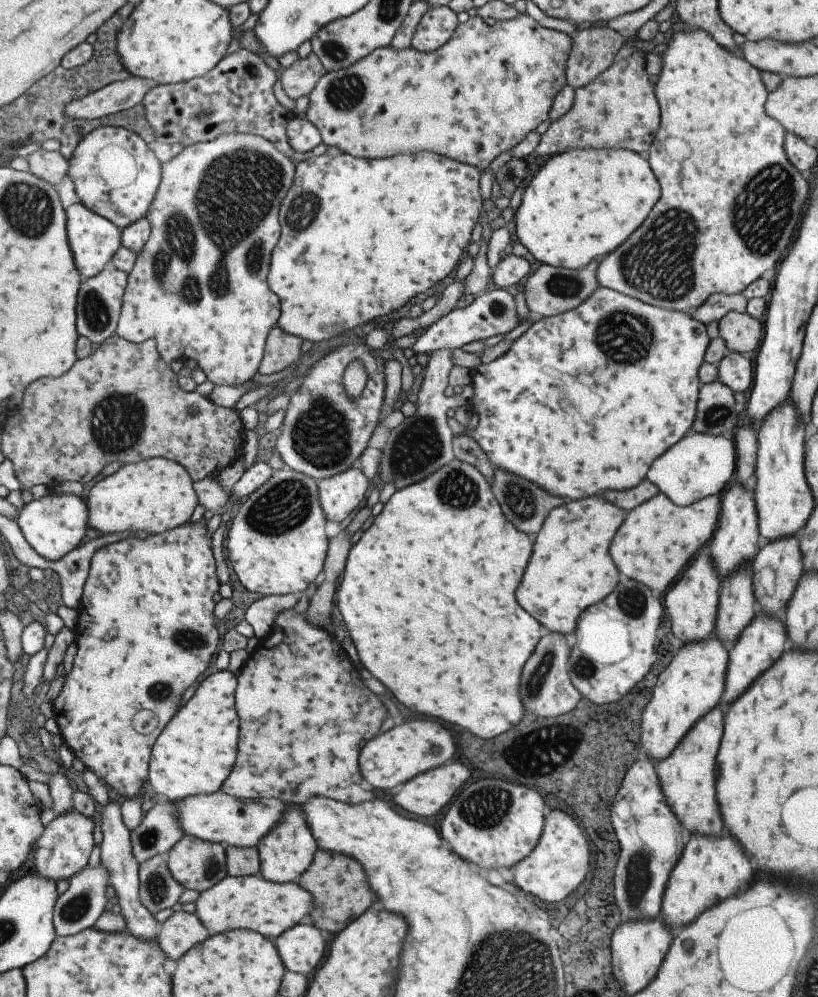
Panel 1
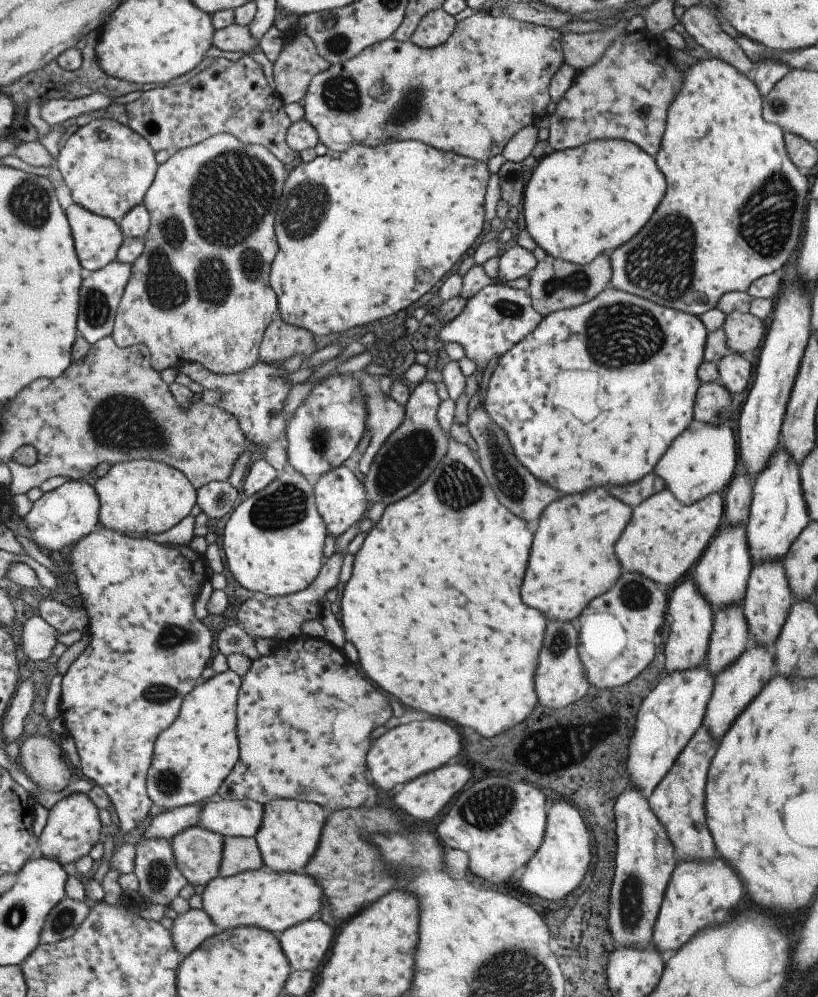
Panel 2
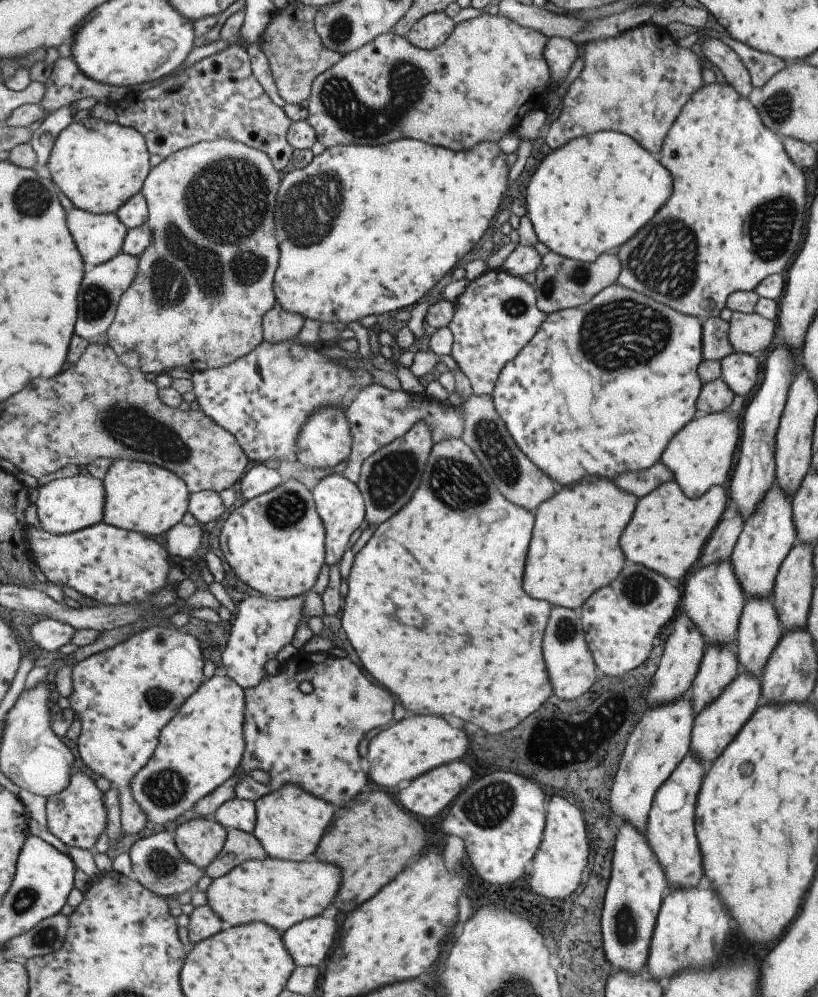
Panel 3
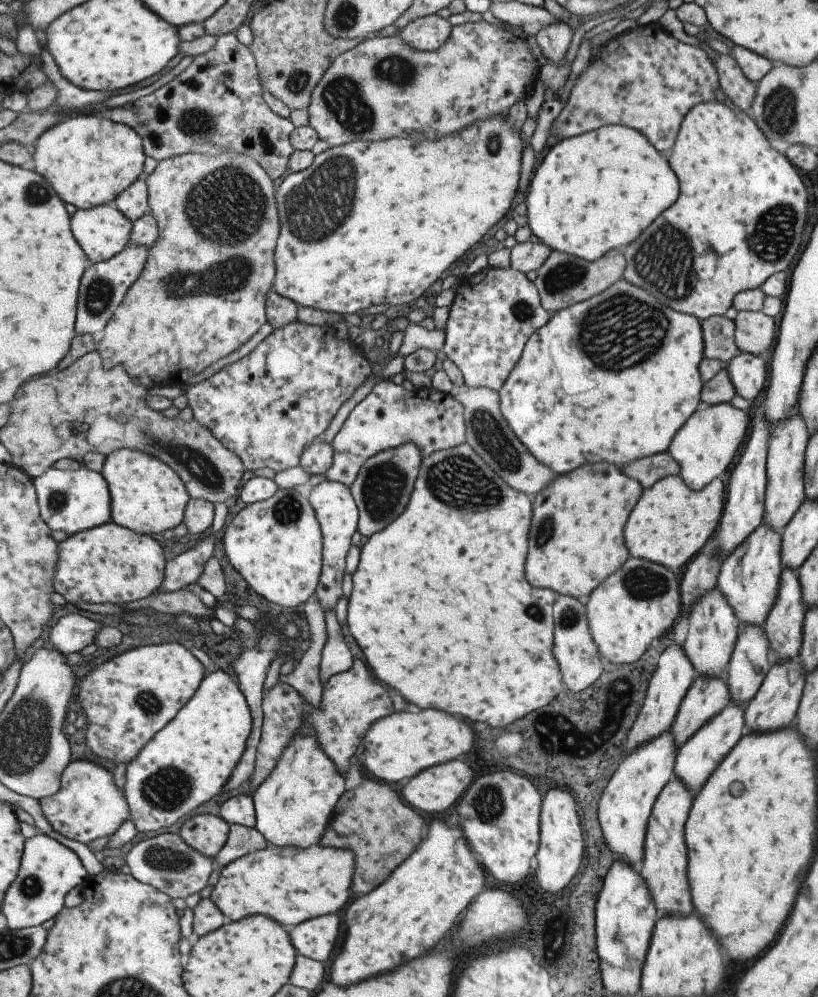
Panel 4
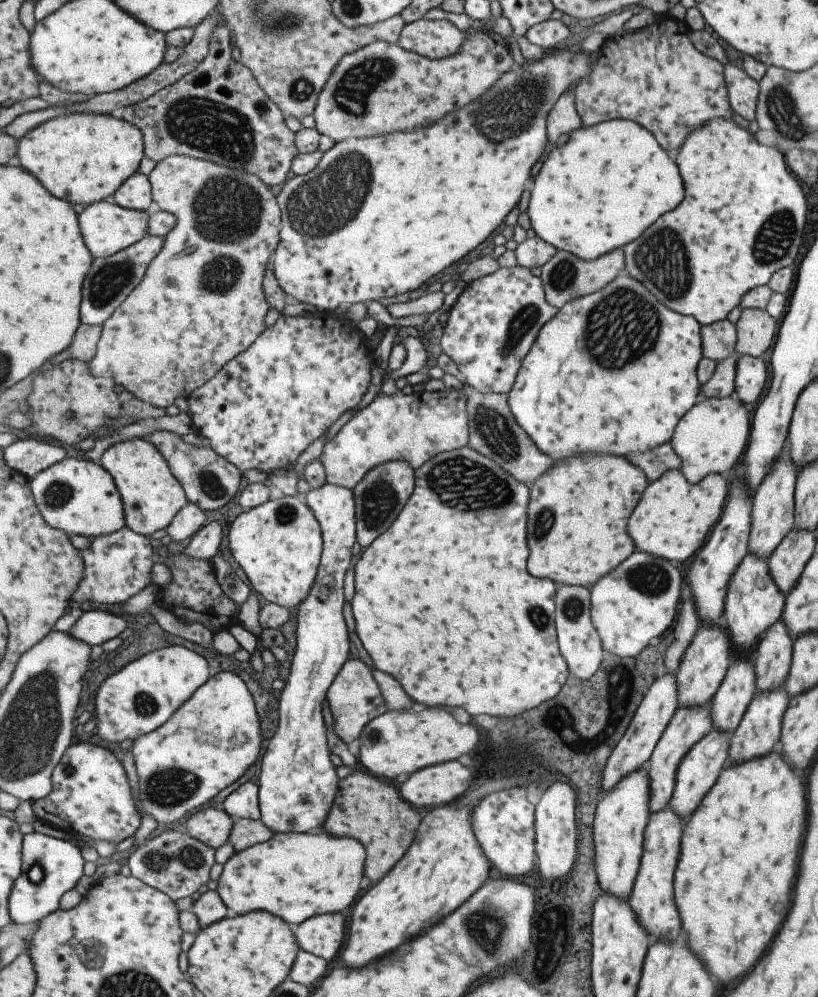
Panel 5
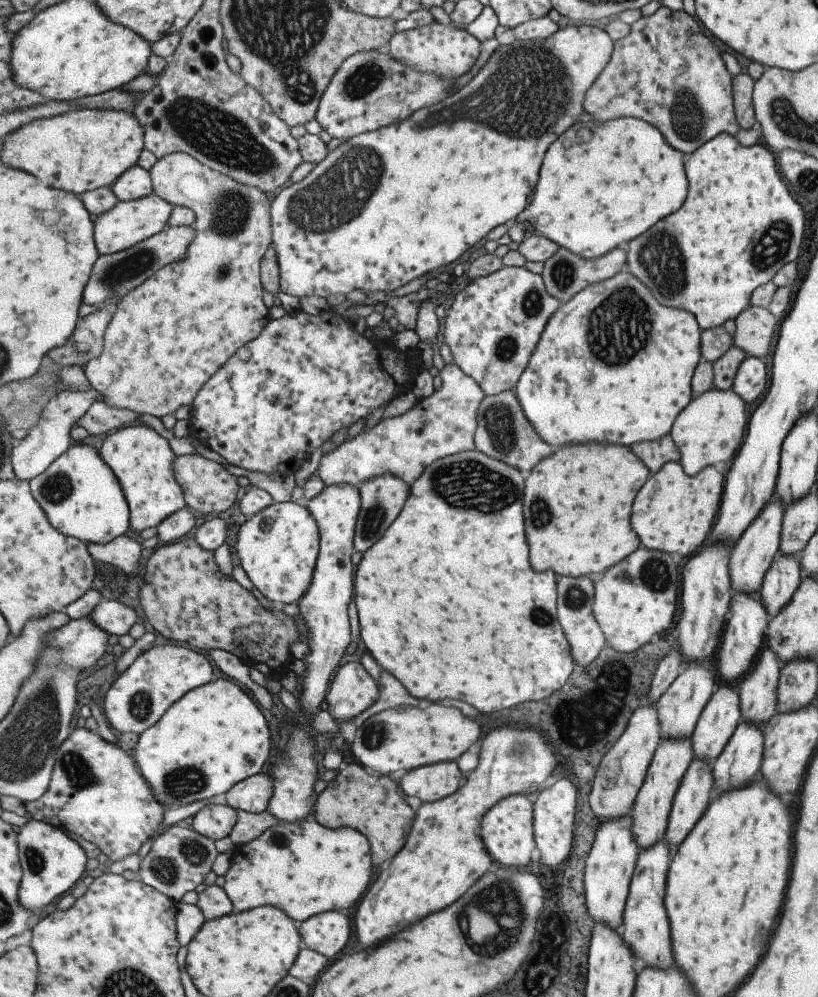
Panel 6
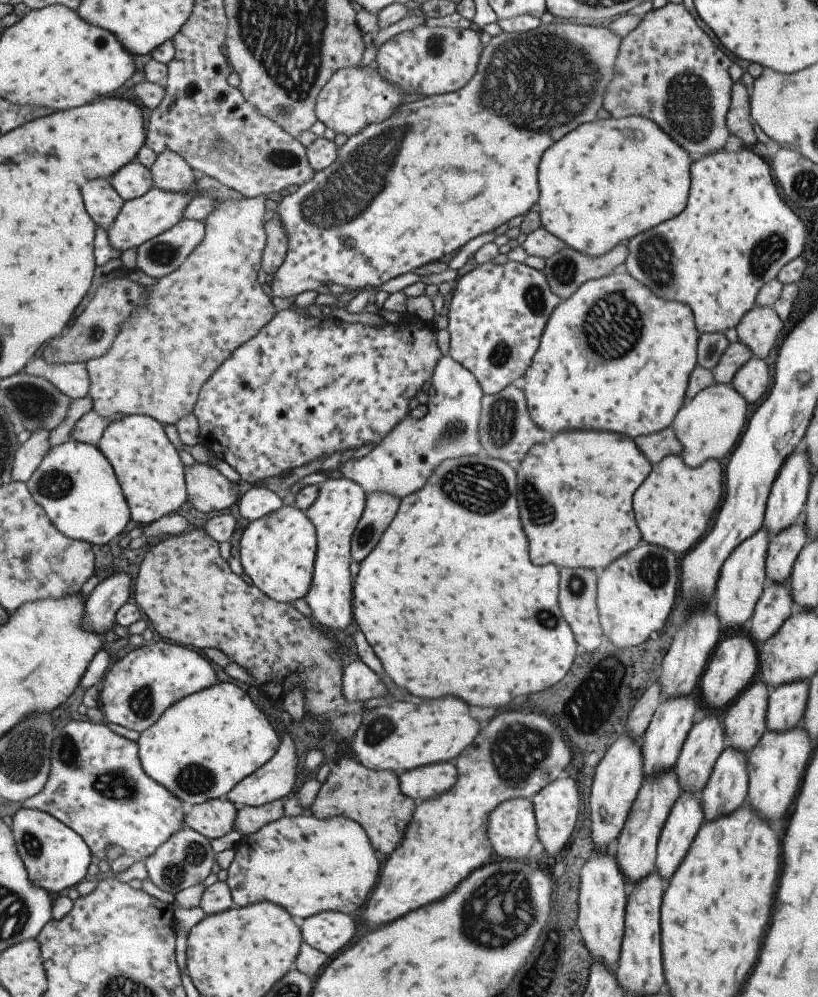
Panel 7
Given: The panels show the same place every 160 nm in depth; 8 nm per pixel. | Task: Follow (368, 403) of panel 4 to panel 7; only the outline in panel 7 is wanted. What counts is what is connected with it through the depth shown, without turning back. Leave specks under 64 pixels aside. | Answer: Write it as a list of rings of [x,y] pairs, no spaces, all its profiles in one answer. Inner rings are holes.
[[[442,355],[436,362],[434,371],[430,376],[435,394],[427,398],[427,411],[419,419],[411,419],[406,416],[398,422],[378,445],[375,445],[369,453],[358,460],[348,460],[343,466],[336,470],[323,472],[327,477],[343,476],[356,482],[365,494],[367,493],[389,493],[398,499],[419,490],[429,475],[445,458],[457,458],[461,454],[477,454],[481,450],[477,434],[480,417],[480,400],[484,395],[475,377],[463,368],[458,362],[451,360],[451,357]]]

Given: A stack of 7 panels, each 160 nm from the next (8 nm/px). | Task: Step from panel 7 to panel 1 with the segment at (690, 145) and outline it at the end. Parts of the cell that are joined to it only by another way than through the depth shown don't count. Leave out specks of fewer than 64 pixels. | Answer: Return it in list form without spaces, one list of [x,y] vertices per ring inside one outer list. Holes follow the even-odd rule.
[[[623,44],[613,64],[583,88],[574,90],[573,104],[567,114],[551,122],[533,149],[538,156],[554,156],[569,149],[627,149],[644,156],[659,127],[660,112],[653,96],[653,84],[645,72],[646,56]]]

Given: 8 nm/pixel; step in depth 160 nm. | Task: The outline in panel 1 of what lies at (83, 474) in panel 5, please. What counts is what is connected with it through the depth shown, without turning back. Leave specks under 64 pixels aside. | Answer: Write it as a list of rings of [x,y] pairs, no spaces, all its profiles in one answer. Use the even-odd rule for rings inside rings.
[[[50,492],[48,496],[22,505],[15,522],[21,530],[22,539],[33,548],[39,559],[55,562],[74,550],[85,536],[85,530],[88,528],[86,503],[75,494]]]

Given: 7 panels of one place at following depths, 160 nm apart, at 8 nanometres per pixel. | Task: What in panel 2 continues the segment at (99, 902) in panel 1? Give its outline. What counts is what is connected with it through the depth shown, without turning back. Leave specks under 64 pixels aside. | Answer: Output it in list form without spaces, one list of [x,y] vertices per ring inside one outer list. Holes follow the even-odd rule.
[[[63,897],[46,914],[40,930],[39,943],[53,944],[69,938],[75,932],[76,926],[83,922],[88,912],[89,905],[87,902],[83,903],[83,899]]]

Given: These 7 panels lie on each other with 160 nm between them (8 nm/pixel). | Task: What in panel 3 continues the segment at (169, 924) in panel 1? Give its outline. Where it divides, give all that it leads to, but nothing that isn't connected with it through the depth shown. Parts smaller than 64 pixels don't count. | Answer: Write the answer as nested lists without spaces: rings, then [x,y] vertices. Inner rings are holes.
[[[207,904],[193,908],[193,911],[187,918],[189,922],[185,928],[187,929],[187,938],[190,946],[197,944],[201,940],[210,938],[221,930],[230,928],[221,918],[217,917],[217,914]]]

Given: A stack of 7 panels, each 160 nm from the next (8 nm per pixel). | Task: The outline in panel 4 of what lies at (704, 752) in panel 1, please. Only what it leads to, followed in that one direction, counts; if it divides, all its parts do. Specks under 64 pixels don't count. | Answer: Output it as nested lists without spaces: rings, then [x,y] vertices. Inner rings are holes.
[[[671,778],[657,795],[646,822],[642,846],[643,859],[638,866],[638,873],[642,876],[659,917],[686,917],[694,910],[688,893],[687,857],[684,843],[684,824],[692,798],[693,793],[688,791],[681,782]]]

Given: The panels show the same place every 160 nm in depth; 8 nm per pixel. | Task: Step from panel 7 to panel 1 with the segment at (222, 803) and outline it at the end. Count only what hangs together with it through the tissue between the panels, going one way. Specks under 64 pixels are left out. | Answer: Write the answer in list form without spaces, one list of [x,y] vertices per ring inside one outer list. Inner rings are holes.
[[[183,836],[165,854],[171,877],[183,888],[202,893],[227,876],[224,846]]]

